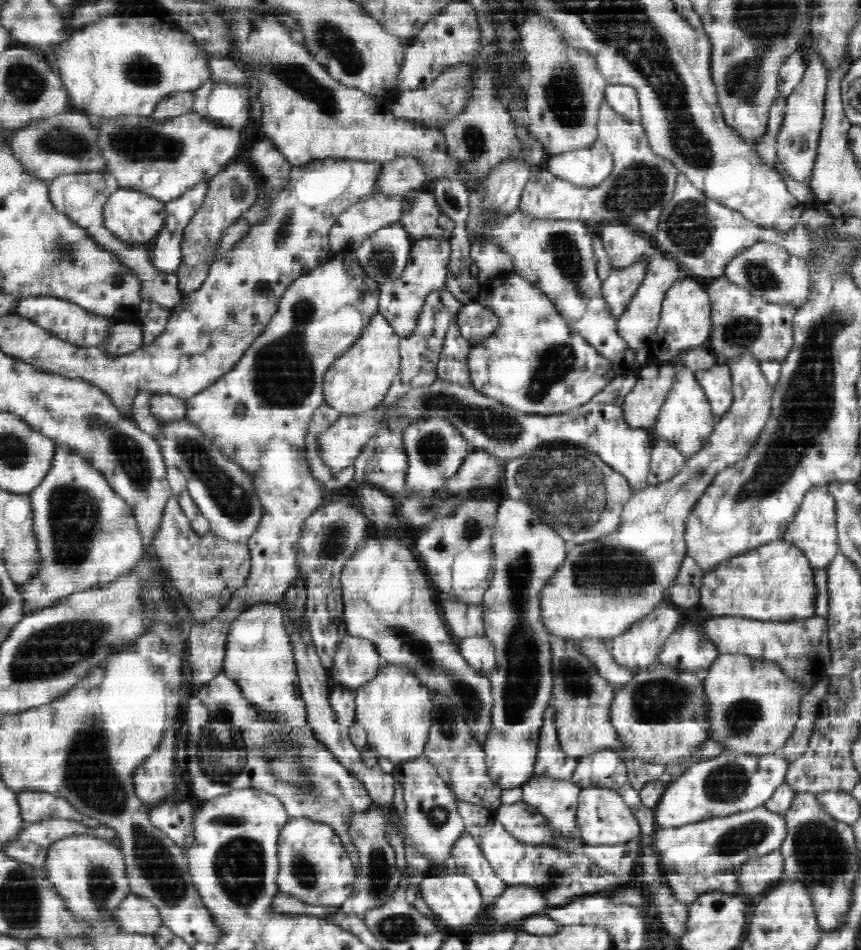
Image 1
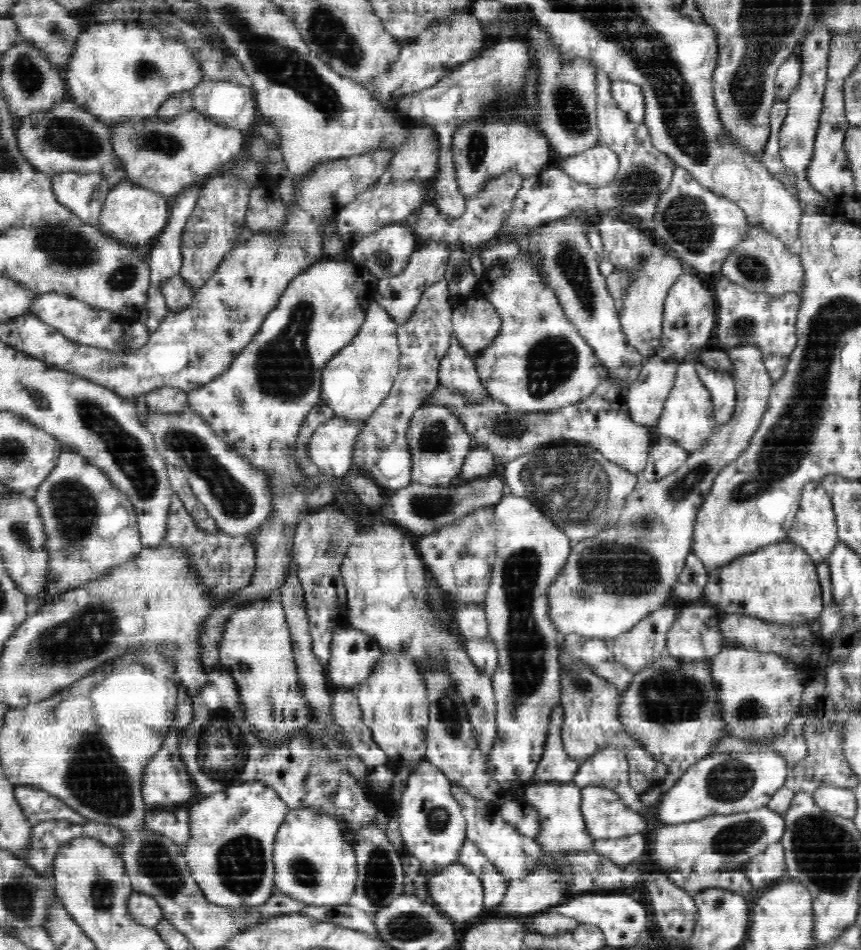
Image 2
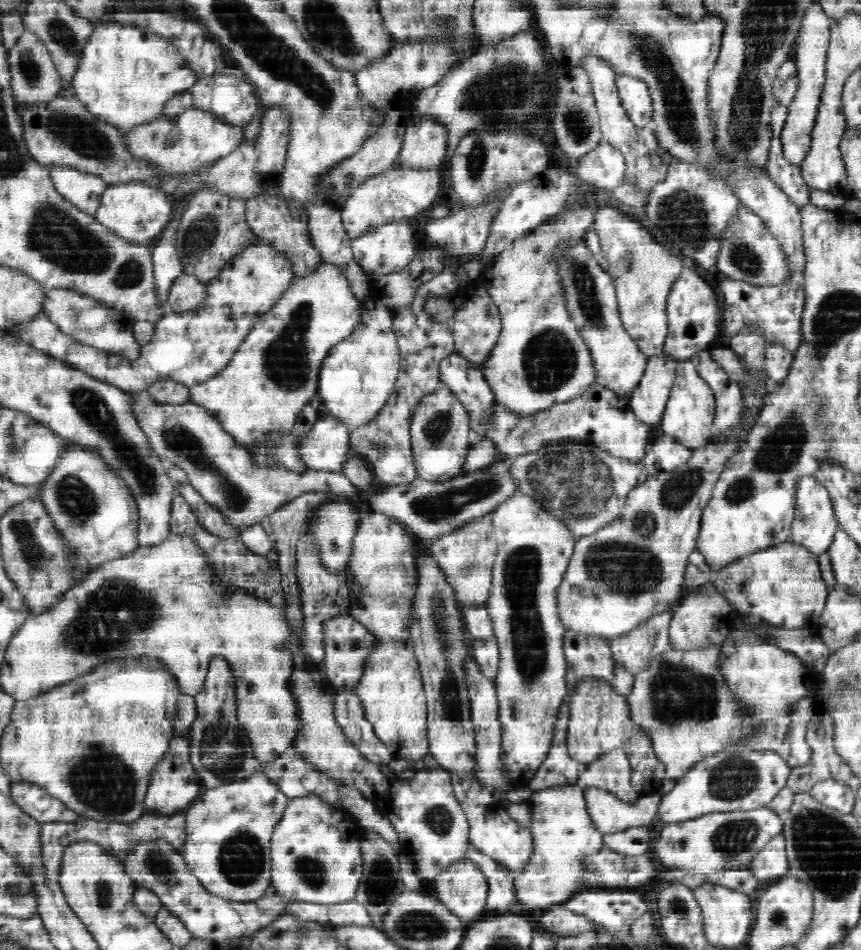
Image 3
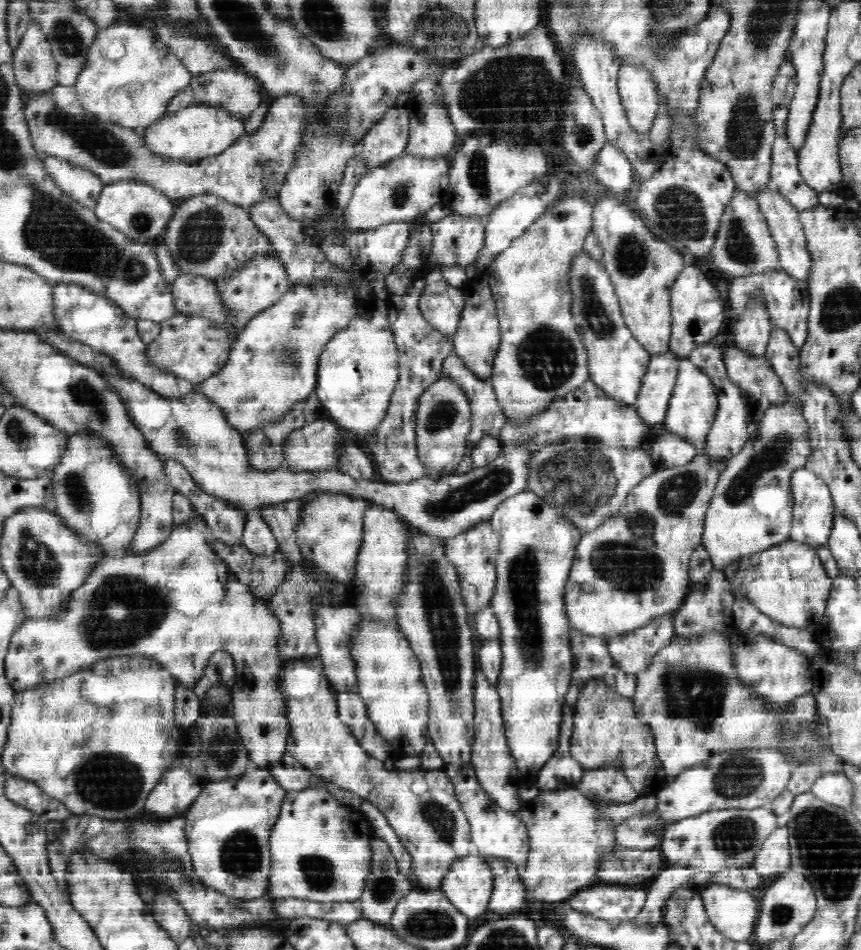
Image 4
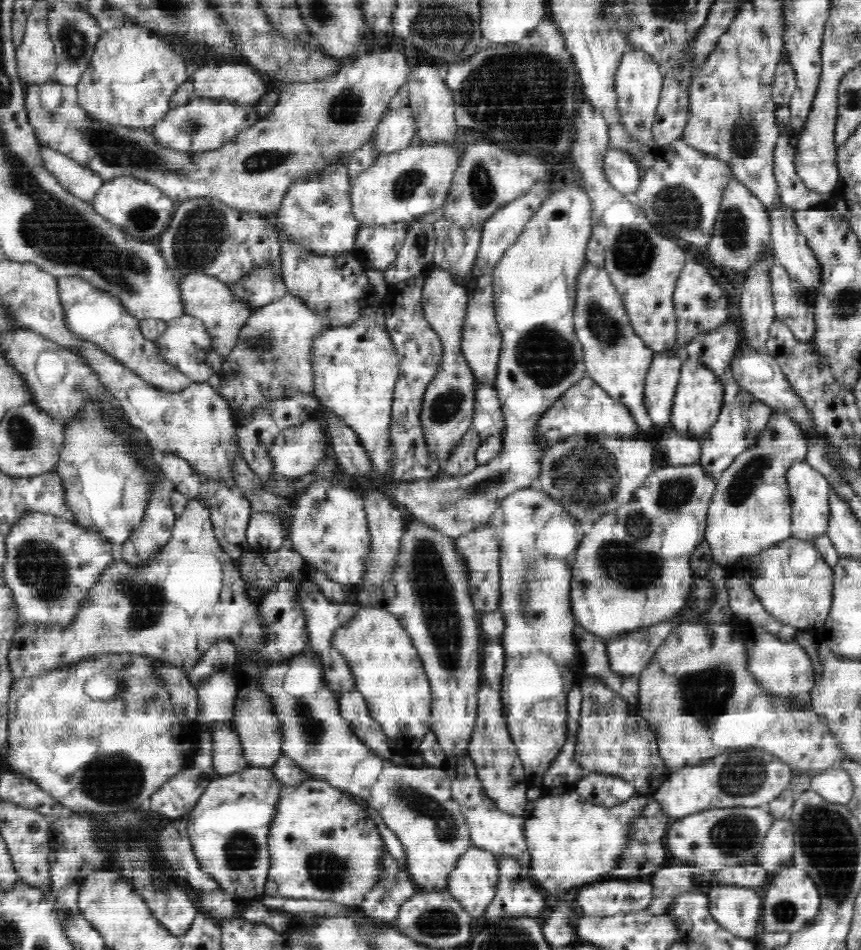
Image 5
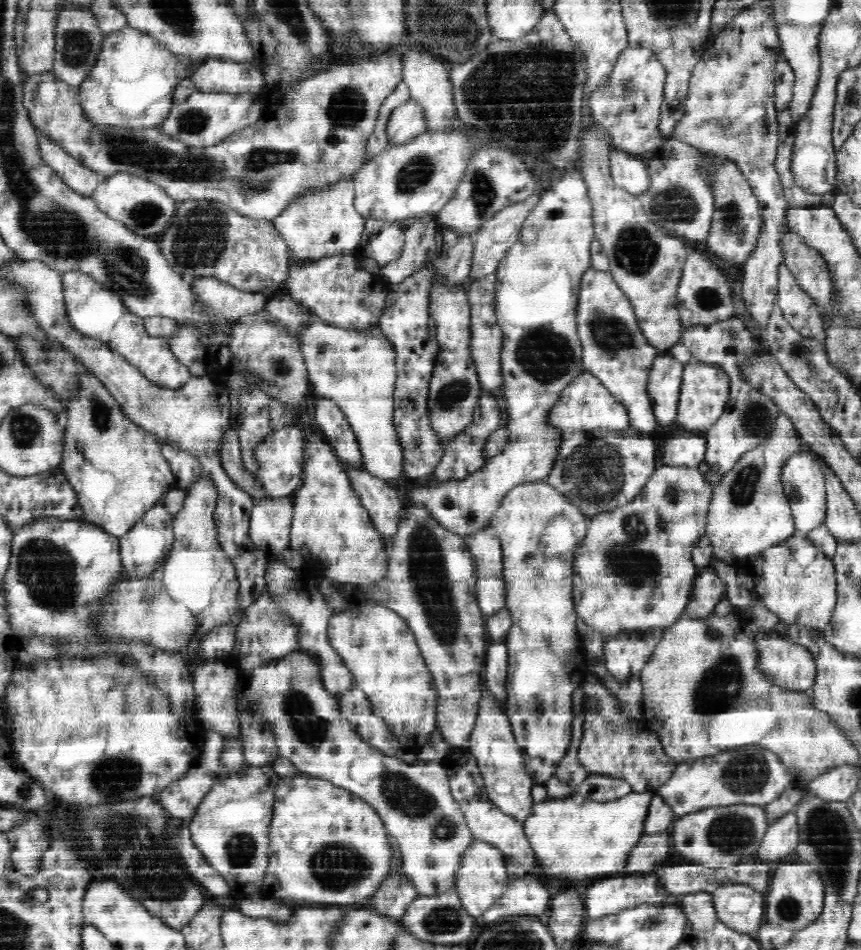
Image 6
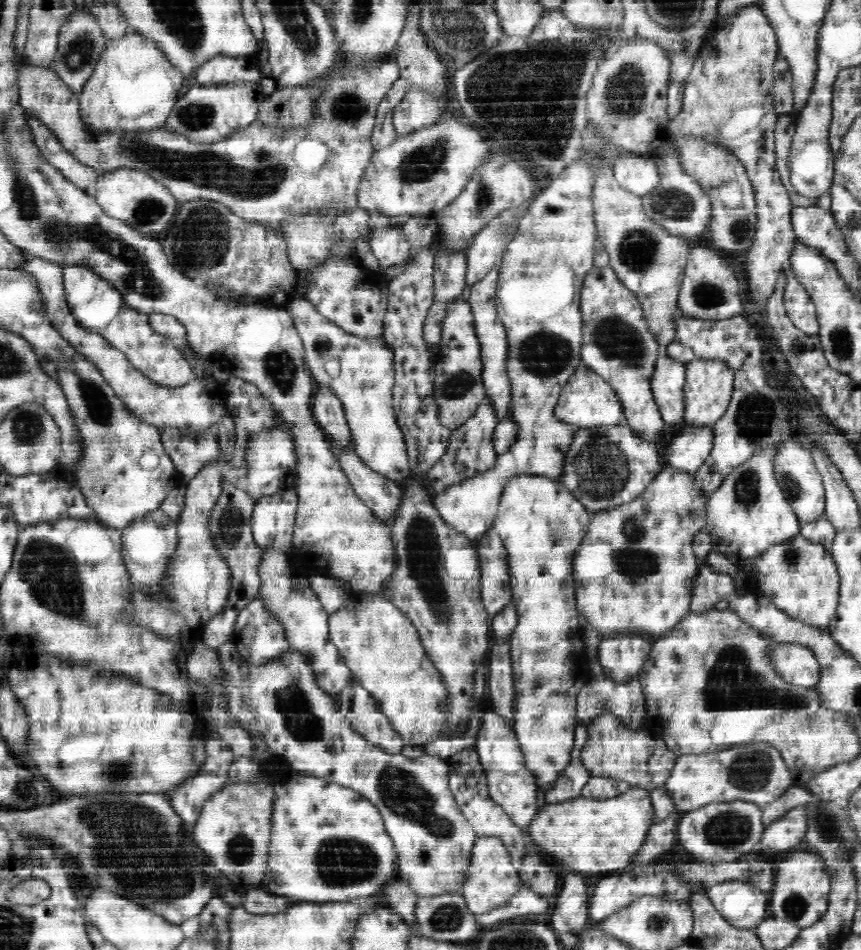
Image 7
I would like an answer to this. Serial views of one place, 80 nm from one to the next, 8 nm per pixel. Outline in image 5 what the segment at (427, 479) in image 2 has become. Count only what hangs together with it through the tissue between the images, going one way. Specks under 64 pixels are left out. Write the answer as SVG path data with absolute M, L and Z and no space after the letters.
M432 267L426 274L420 305L426 321L440 335L442 341L440 366L424 393L420 422L432 456L436 456L440 466L443 466L452 457L454 448L460 444L476 419L475 374L462 353L464 320L469 306L468 291L464 284L454 282L448 271Z

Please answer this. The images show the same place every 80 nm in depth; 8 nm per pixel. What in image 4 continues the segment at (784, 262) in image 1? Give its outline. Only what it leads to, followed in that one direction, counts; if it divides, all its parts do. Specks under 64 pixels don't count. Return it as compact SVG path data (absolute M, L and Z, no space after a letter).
M736 188L730 204L721 216L717 227L717 238L713 244L710 261L733 277L760 275L764 272L780 269L776 242L771 236L769 225L760 208L759 202L752 199L748 192Z

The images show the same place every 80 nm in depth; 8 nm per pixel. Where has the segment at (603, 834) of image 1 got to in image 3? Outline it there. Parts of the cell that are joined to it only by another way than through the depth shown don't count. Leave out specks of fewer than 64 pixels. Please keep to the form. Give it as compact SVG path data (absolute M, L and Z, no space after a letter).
M584 789L583 792L591 821L604 835L622 832L634 826L649 826L662 798L659 792L640 797L636 804L628 804L606 790Z

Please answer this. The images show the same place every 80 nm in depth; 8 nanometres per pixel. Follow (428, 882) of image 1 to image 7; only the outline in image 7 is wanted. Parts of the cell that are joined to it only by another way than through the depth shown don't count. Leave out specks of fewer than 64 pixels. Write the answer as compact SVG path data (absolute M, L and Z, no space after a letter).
M497 836L476 838L471 850L470 868L466 873L467 878L462 885L461 894L465 898L468 910L474 915L498 909L500 905L507 904L522 889L523 882L518 870L511 863L511 855L508 854L507 847Z

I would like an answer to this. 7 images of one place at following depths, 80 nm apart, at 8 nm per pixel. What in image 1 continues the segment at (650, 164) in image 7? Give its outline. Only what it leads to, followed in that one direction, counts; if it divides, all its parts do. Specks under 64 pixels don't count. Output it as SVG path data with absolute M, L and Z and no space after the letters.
M600 139L583 149L552 154L542 167L562 180L586 187L599 186L614 170L612 155Z

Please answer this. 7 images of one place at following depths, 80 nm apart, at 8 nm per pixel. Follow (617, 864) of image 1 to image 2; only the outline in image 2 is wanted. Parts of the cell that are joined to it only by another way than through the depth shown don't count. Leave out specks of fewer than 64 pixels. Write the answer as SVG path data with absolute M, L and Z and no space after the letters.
M642 832L624 836L624 838L608 838L608 840L594 840L594 848L590 852L607 855L618 865L627 865L634 860L641 860L646 854L646 838Z

